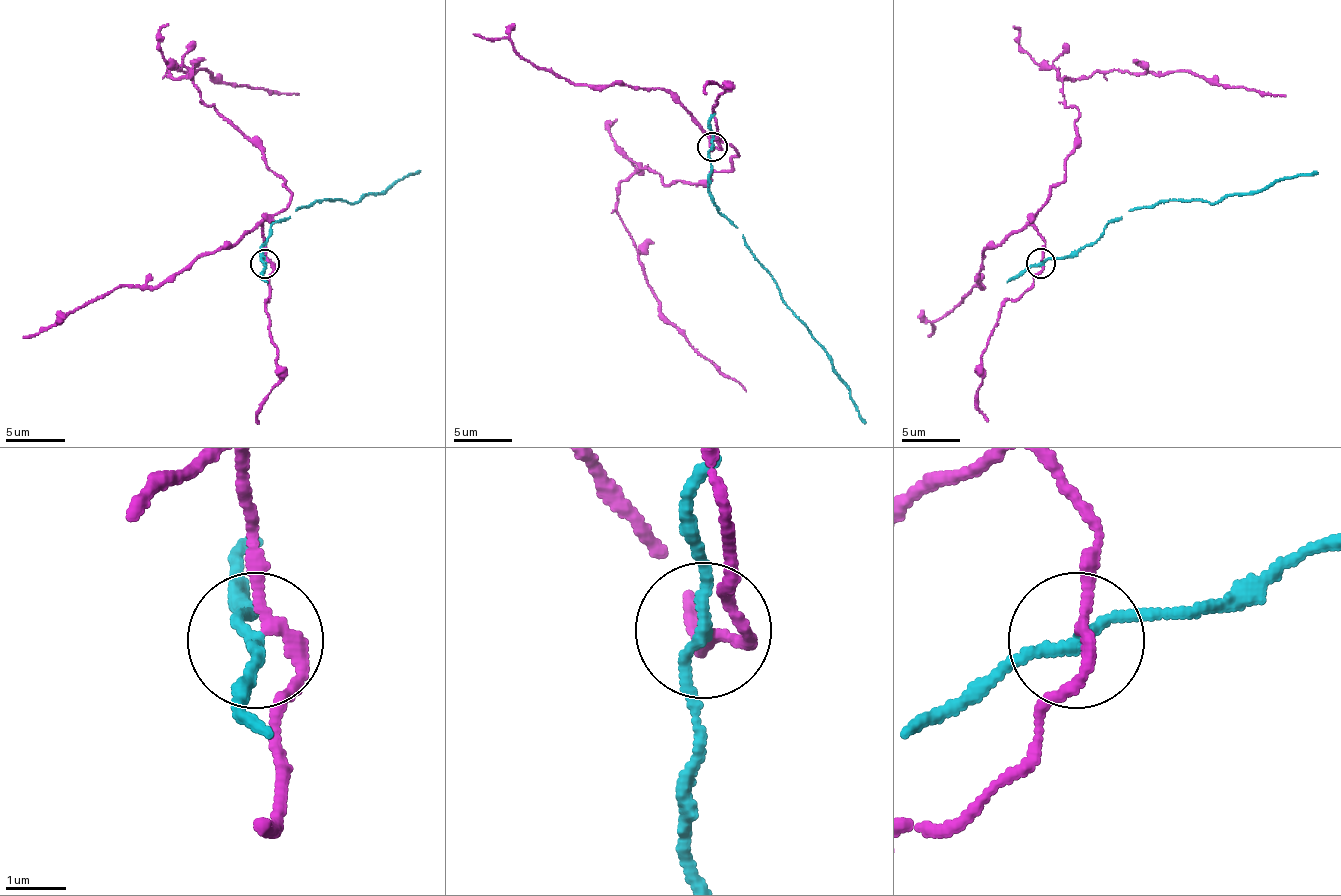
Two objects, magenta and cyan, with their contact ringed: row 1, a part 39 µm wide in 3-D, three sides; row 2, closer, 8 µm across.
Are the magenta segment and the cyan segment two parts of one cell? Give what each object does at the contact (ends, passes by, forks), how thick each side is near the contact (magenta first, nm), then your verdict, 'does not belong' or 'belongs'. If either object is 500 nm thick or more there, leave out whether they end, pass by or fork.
magenta passes by | cyan passes by | 180/180 nm | does not belong

